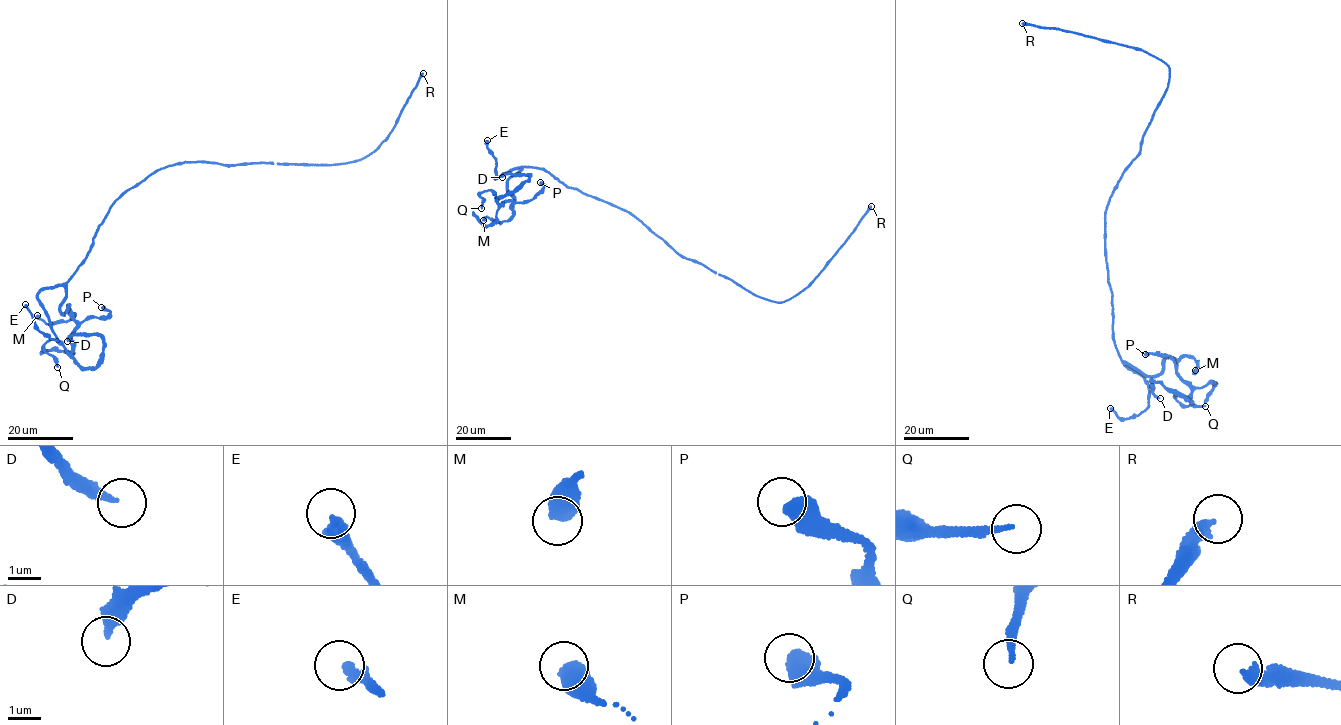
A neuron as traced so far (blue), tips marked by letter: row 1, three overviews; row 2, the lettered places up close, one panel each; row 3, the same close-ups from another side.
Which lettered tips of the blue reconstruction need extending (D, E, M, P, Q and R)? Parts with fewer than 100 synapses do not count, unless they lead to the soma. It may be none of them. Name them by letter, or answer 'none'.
R

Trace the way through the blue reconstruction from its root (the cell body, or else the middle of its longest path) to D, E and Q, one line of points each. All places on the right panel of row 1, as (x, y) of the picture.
D: (1106, 211), (1118, 355), (1146, 376), (1159, 374), (1170, 357), (1191, 389), (1190, 401), (1151, 381), (1160, 398)
E: (1106, 211), (1114, 343), (1121, 359), (1149, 390), (1148, 407), (1137, 415), (1122, 419), (1110, 408)
Q: (1106, 211), (1120, 358), (1146, 376), (1159, 374), (1170, 357), (1191, 389), (1175, 399), (1205, 406)

